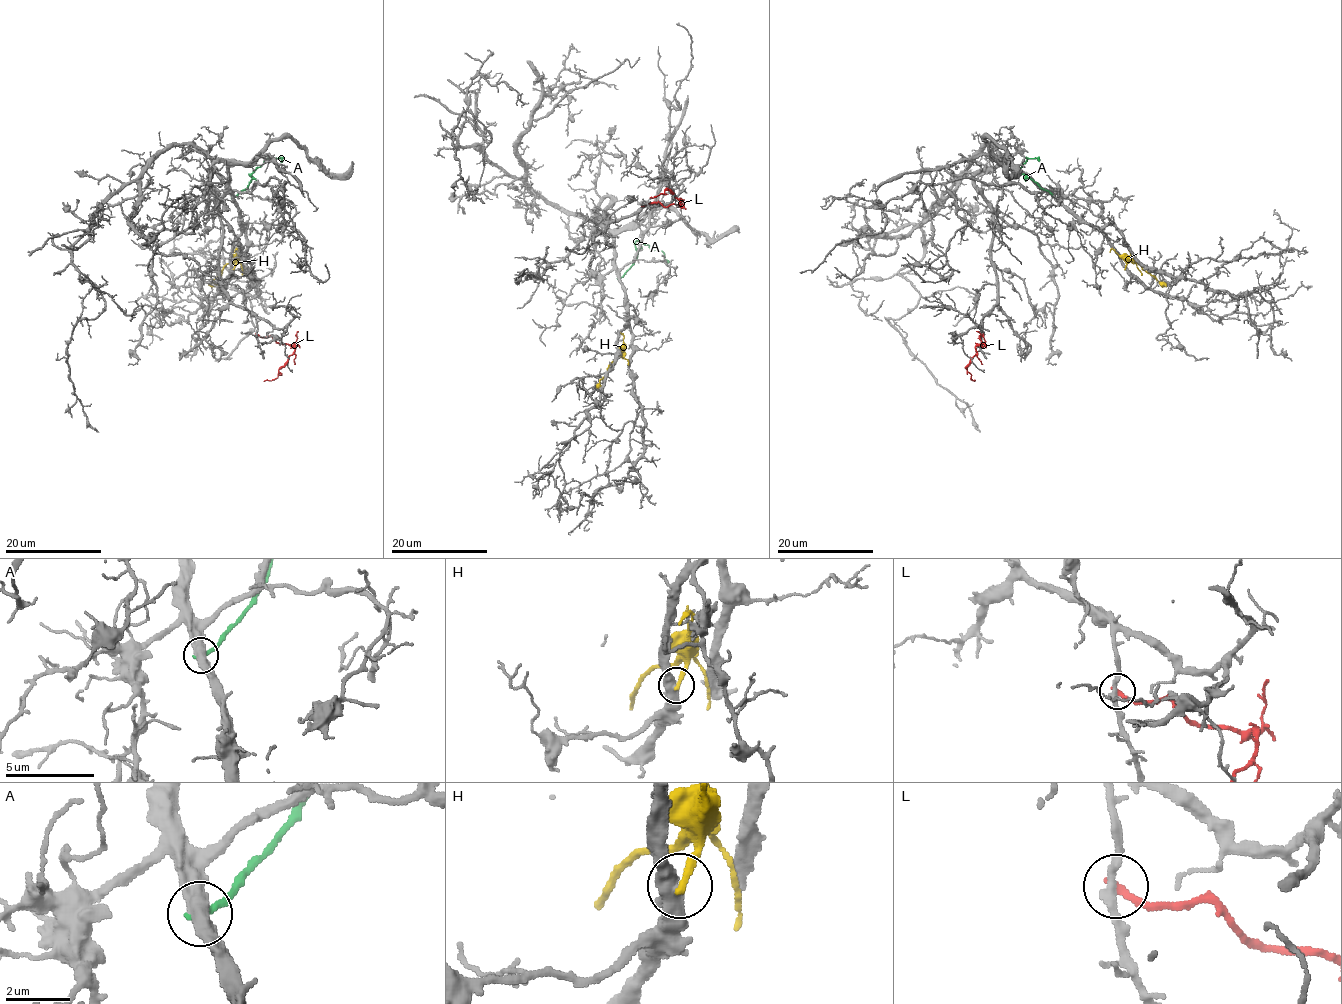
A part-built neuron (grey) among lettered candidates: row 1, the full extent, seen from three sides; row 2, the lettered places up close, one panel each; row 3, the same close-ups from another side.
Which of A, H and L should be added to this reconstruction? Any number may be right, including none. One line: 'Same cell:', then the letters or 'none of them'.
Same cell: none of them

